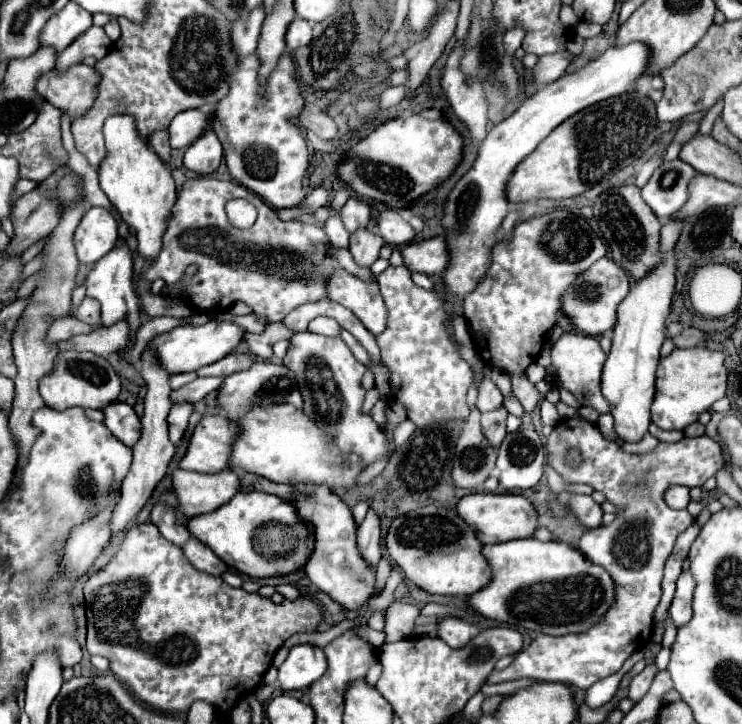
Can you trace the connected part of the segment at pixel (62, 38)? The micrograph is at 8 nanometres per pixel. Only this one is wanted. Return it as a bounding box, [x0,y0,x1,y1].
[40,2,92,52]

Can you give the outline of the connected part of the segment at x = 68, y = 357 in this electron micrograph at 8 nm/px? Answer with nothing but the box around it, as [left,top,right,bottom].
[40,350,122,410]

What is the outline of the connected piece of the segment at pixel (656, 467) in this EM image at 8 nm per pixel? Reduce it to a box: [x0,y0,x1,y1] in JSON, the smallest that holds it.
[488,414,724,690]

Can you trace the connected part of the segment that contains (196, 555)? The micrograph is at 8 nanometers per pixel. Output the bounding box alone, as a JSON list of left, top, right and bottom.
[182,536,226,576]

